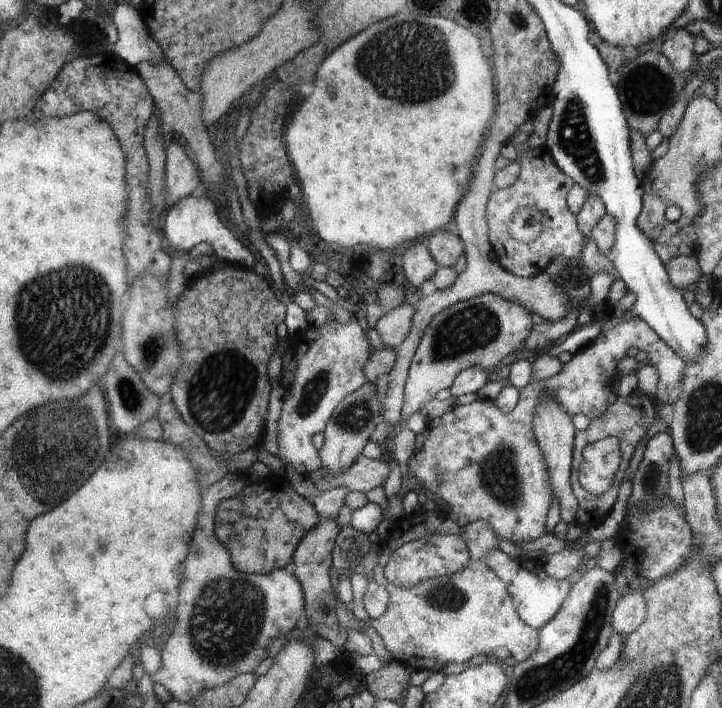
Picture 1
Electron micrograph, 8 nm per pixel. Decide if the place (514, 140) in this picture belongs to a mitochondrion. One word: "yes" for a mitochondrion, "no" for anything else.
no

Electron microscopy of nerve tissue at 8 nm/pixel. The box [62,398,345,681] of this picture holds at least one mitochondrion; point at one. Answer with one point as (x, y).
(227, 618)

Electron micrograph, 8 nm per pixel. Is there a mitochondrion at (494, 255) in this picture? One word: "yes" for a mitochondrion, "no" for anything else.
no

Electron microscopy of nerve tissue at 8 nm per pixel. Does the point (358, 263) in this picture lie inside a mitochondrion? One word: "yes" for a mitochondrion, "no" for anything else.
no

